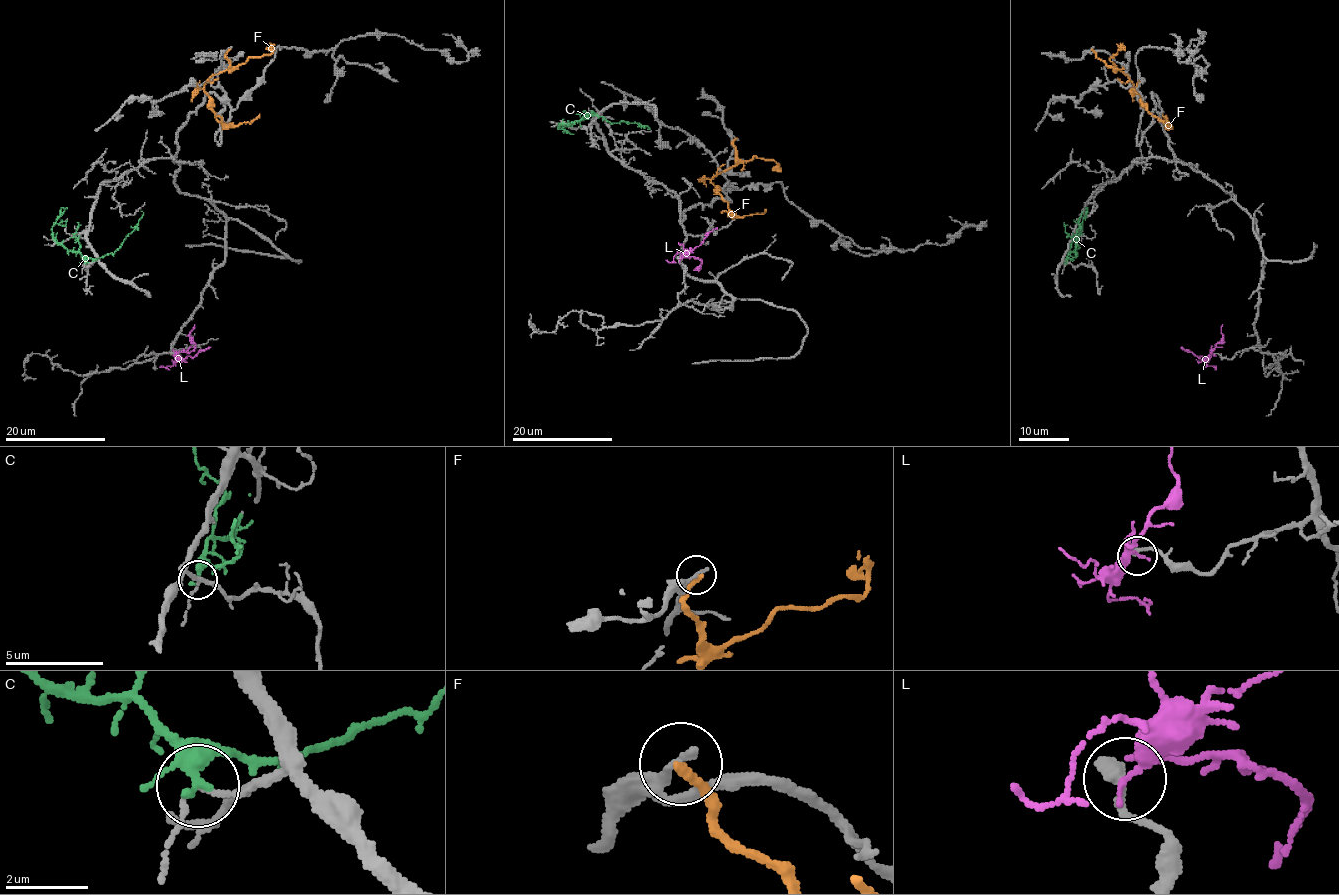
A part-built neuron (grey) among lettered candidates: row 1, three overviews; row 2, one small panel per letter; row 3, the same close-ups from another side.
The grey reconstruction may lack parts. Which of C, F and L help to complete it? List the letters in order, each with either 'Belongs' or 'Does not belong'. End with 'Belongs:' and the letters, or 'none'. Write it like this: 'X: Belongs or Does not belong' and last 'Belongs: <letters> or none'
C: Does not belong
F: Does not belong
L: Does not belong
Belongs: none

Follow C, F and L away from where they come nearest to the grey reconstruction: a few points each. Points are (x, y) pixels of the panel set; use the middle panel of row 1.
C: (592, 113), (611, 123), (638, 123), (650, 128), (647, 129)
F: (734, 138), (732, 143), (736, 163), (711, 179), (716, 191), (739, 216), (758, 214), (766, 209)
L: (679, 259), (694, 256), (702, 262), (696, 269), (701, 269)

